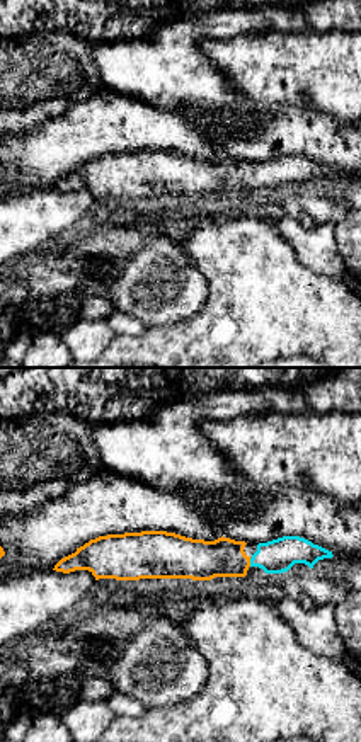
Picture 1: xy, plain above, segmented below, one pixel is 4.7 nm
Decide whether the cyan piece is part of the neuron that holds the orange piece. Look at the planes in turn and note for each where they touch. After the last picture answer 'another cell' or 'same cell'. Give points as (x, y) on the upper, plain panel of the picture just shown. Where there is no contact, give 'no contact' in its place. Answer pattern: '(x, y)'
(249, 181)

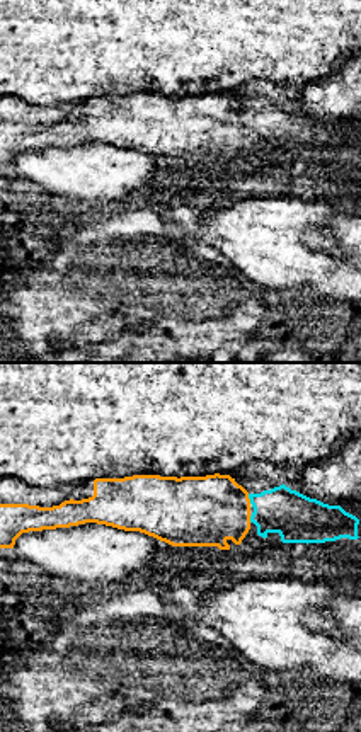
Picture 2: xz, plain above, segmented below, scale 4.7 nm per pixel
(249, 118)

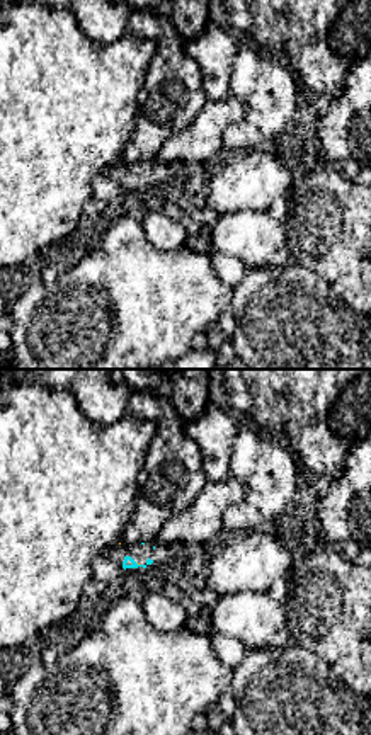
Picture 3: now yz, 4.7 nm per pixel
no contact

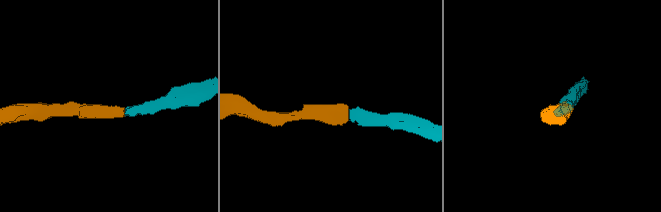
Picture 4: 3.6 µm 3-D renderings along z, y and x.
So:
same cell

